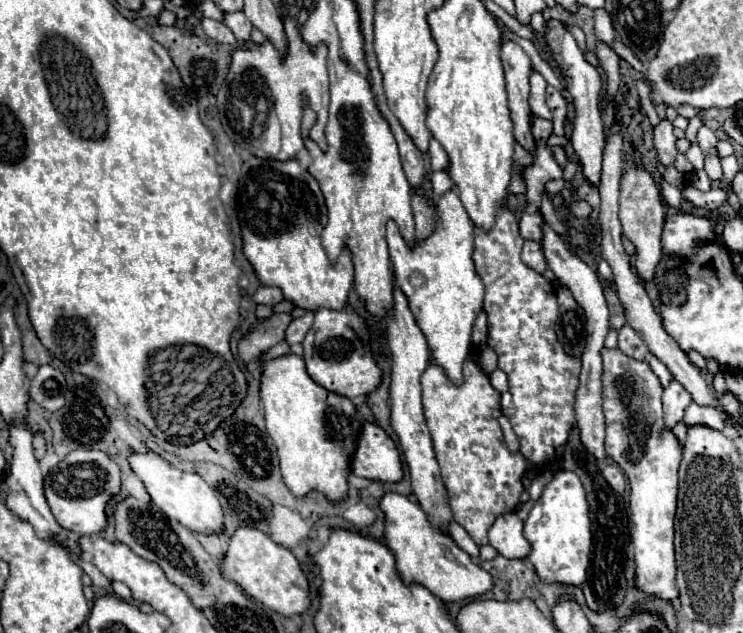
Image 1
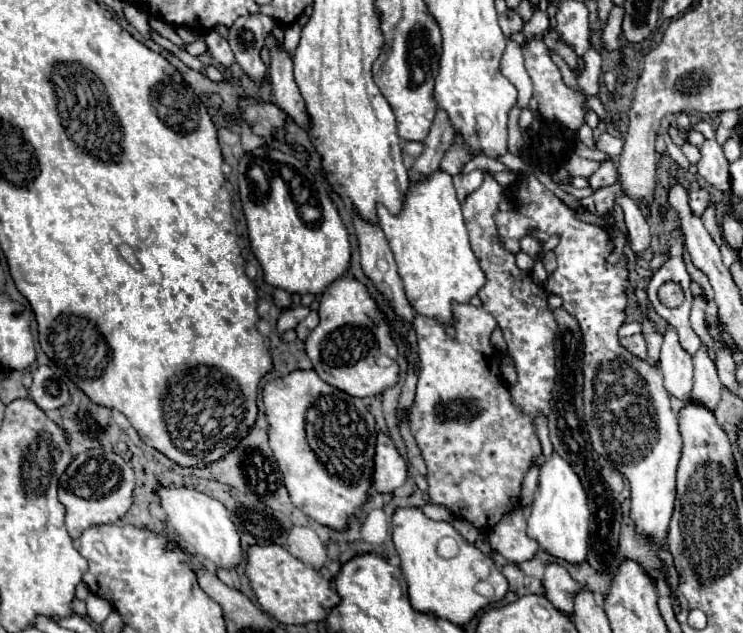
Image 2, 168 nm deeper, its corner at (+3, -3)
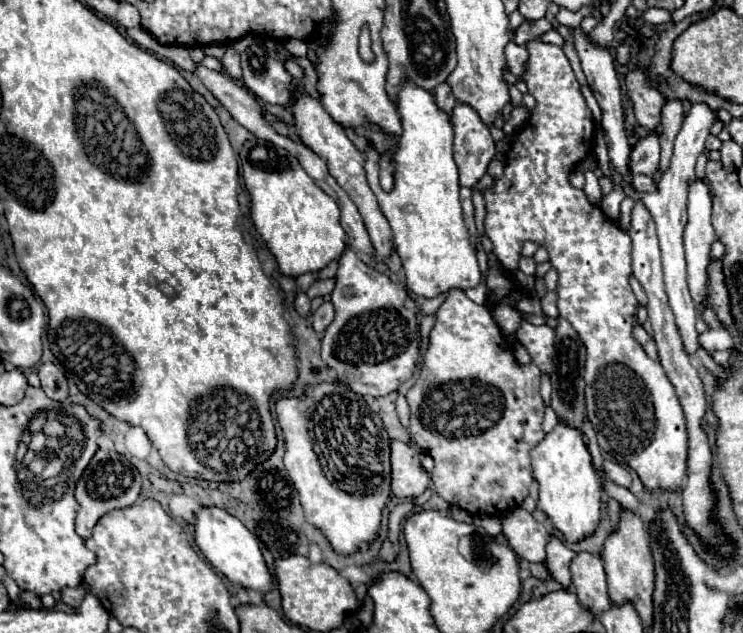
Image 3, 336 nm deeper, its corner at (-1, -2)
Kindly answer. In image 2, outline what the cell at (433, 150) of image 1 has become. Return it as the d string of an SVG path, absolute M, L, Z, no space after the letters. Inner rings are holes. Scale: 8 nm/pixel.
M471 171L467 175L463 175L463 173L455 175L453 177L453 185L457 189L457 199L463 201L471 191L475 191L481 185L481 181L483 181L483 173L481 171Z

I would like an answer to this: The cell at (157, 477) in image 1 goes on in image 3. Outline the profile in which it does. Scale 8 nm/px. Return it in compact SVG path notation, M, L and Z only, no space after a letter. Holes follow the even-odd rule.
M203 508L195 516L195 542L201 548L203 556L221 572L225 574L235 586L243 586L247 590L255 590L259 594L267 594L273 588L271 572L265 564L265 558L259 550L257 538L241 524L239 518L231 516L221 508Z

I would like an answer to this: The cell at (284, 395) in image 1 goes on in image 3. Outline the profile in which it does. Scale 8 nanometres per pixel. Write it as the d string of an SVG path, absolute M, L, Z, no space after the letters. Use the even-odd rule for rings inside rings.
M327 382L309 386L301 398L277 400L275 408L287 444L283 458L285 468L291 476L293 486L299 492L307 522L325 534L337 554L355 554L361 544L371 544L379 536L381 514L391 498L391 440L387 436L387 430L383 428L381 418L369 408L369 404L359 394L355 394L347 386Z

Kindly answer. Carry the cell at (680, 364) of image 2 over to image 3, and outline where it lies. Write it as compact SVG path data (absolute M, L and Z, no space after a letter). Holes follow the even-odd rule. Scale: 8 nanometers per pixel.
M697 102L691 104L691 110L685 114L683 126L675 138L675 150L673 150L673 158L671 158L671 166L669 170L661 176L659 180L659 190L653 194L635 194L633 190L629 190L621 176L615 172L617 182L623 186L623 190L635 198L641 200L647 210L651 212L655 224L657 224L657 236L659 236L659 246L661 246L661 260L663 260L663 276L665 276L665 288L667 288L667 296L669 296L669 306L675 314L675 322L677 328L681 332L683 344L685 344L685 352L693 354L697 350L697 330L695 330L695 320L697 320L697 310L695 310L695 302L691 300L689 288L687 288L687 268L685 268L685 250L683 250L683 230L687 224L687 184L691 180L695 180L695 162L697 156L705 150L705 140L709 136L709 128L715 122L715 112L705 104L705 102Z

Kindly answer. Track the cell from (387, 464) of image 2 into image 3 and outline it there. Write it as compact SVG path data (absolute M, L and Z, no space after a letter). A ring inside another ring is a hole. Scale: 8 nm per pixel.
M391 442L393 480L391 490L397 498L417 498L429 486L429 474L421 466L419 454L405 442Z

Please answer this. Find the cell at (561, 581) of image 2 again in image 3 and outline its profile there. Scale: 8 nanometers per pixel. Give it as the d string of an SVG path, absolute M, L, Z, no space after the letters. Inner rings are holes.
M551 536L549 544L547 544L547 568L553 574L553 578L557 582L561 582L563 586L571 584L569 564L571 564L573 556L575 556L575 552L571 548L567 548L565 542L561 542L559 538Z

